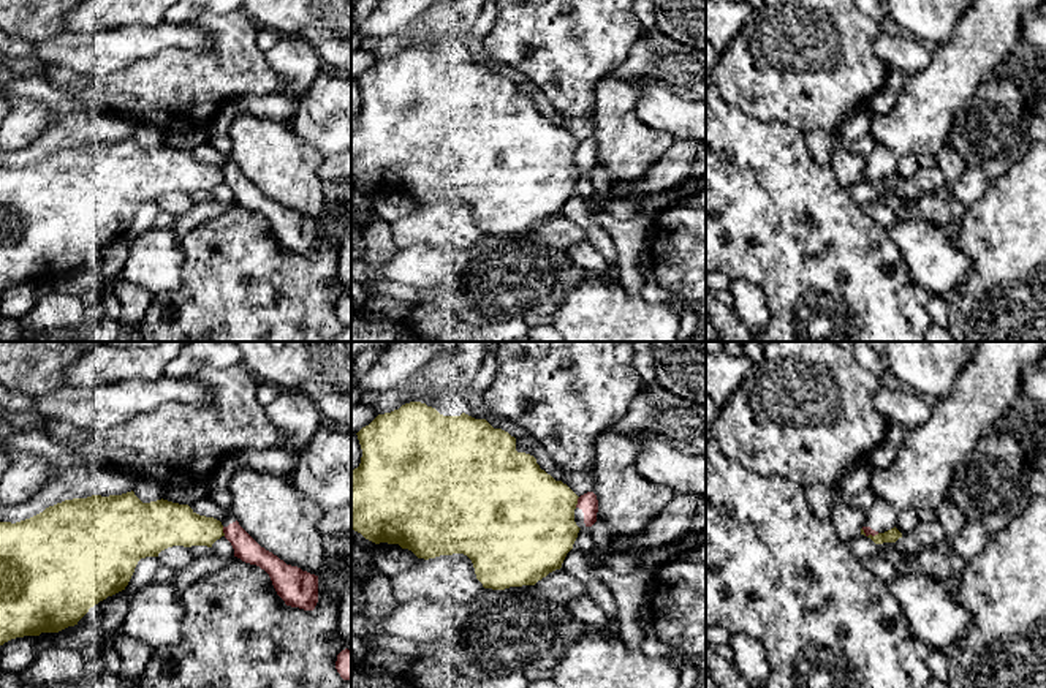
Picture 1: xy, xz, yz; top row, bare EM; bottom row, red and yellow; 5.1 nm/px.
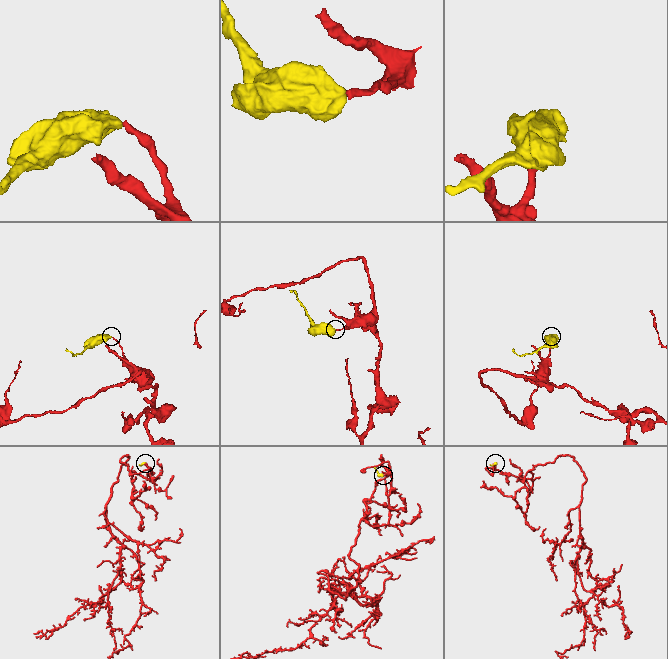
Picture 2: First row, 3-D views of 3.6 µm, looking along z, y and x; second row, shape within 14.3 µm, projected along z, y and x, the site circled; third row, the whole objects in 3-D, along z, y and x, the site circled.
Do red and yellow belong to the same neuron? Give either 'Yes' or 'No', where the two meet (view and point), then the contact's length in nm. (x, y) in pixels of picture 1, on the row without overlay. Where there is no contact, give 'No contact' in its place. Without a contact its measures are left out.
No. Touches red at xz (578, 147). Shared border 60 nm

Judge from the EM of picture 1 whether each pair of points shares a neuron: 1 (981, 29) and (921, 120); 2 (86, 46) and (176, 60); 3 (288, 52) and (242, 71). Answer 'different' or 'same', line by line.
1: same
2: different
3: different

